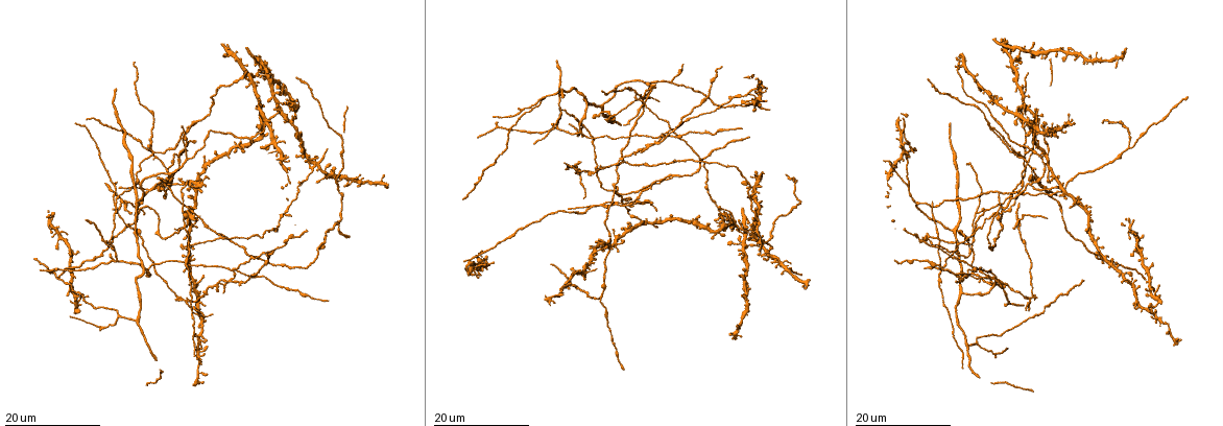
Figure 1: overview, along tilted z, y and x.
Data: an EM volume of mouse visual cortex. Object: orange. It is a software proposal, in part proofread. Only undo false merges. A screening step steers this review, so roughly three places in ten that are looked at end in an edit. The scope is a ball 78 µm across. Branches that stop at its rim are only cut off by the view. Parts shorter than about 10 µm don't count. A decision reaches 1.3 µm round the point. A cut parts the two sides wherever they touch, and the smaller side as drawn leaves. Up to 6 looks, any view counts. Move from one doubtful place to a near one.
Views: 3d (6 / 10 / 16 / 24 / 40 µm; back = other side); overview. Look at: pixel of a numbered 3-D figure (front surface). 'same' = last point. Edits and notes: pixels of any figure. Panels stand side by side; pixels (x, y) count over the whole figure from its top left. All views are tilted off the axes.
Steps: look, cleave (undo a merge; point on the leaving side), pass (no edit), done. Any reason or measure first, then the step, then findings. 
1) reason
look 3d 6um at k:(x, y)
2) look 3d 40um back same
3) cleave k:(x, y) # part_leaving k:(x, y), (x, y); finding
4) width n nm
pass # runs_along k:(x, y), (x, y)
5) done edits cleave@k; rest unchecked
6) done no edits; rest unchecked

looks like a crossing
look 3d 24um at 1:(185, 227)

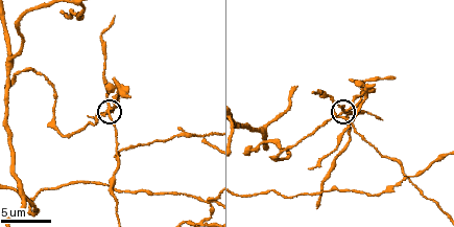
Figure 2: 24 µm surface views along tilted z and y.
look 3d 6um at 2:(110, 109)

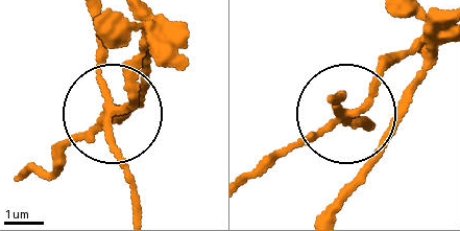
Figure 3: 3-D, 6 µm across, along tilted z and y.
side_arm 15 um
cleave 3:(147, 64) # part_leaving 3:(346, 118), (252, 170); a second neuron is stuck on

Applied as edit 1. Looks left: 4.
look overview

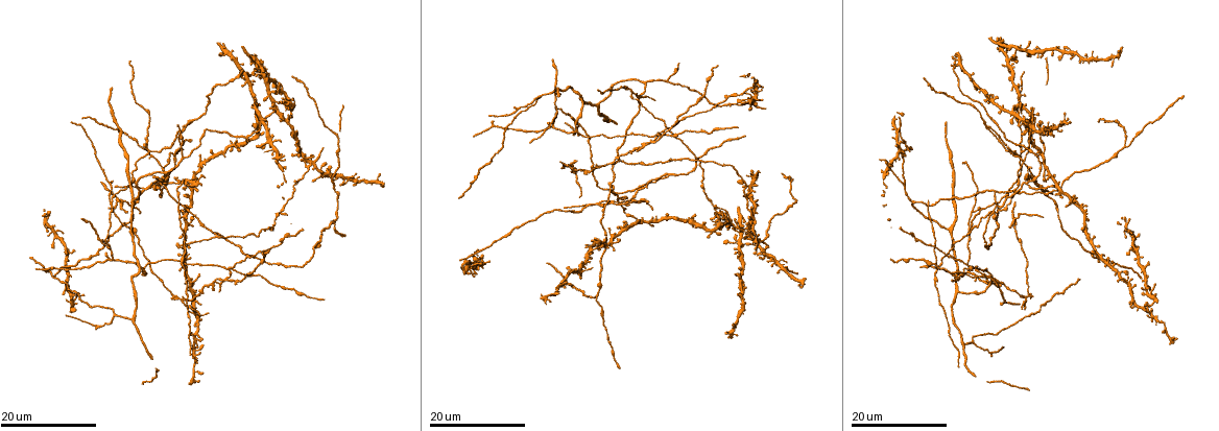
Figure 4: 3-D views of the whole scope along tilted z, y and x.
three arms meet
look 3d 16um at 4:(186, 249)

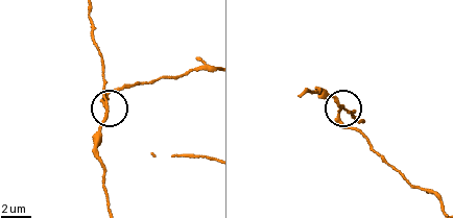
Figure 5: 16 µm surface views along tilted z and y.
zoom in
look 3d 10um at 5:(338, 111)

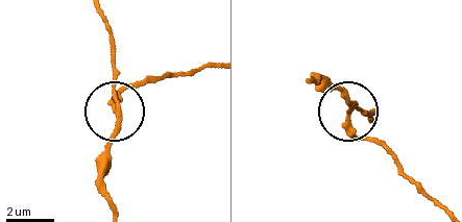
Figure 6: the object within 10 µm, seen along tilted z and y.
width 190 nm
pass # all the same neuron

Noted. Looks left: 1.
look 3d 10um at 2:(211, 205)

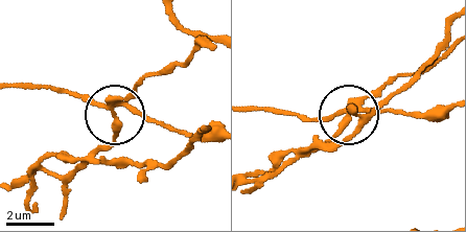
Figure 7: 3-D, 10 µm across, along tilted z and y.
arms 4
cleave 7:(113, 129) # part_leaving 7:(113, 106), (112, 136), (76, 166), (15, 180); two neurons meet here

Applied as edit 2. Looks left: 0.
done edits cleave@3, cleave@7; rest unchecked

